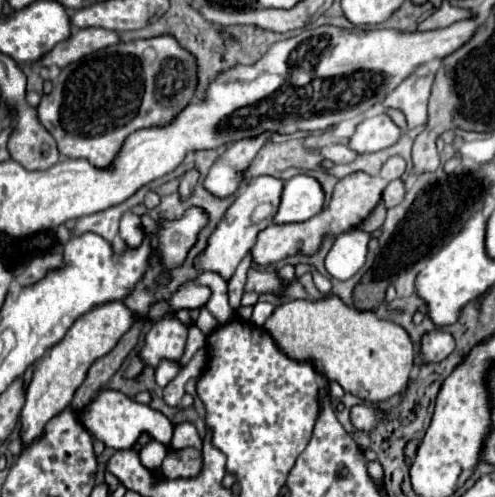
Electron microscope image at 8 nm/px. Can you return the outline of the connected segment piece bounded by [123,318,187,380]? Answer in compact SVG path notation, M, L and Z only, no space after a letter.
M165 318L151 326L145 336L143 348L131 358L131 364L125 370L125 378L139 378L145 366L157 368L161 360L179 362L183 356L187 342L187 326L183 326L177 318Z

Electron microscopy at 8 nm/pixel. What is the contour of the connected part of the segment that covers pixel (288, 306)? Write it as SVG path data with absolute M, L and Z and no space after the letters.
M327 296L317 302L289 300L275 308L263 324L275 338L279 348L293 360L313 360L319 374L339 382L345 392L365 402L385 402L409 384L409 374L415 364L415 346L407 330L391 320L379 318L375 312L359 312L345 306L337 296Z

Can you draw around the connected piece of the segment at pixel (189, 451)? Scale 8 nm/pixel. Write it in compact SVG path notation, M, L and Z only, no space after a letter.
M183 448L177 454L165 456L161 464L161 472L169 480L177 478L193 478L201 470L201 454L195 448Z

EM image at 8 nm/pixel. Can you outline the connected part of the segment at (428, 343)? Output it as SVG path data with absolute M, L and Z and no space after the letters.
M441 330L429 332L423 336L423 350L421 350L421 360L423 362L439 362L447 358L455 348L453 336Z

